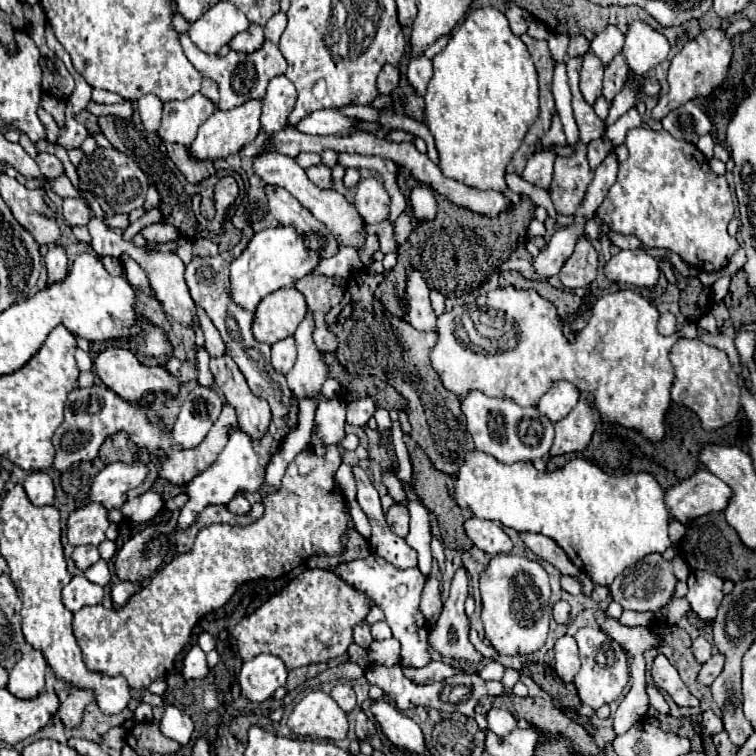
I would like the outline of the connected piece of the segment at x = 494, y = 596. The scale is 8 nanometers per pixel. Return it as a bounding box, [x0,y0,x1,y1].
[480,553,550,655]

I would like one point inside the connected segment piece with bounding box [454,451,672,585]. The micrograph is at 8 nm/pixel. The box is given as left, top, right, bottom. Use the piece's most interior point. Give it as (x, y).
(604, 523)

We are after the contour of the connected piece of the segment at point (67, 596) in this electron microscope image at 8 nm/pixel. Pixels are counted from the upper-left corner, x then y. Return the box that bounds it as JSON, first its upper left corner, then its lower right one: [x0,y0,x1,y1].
[62,575,102,611]

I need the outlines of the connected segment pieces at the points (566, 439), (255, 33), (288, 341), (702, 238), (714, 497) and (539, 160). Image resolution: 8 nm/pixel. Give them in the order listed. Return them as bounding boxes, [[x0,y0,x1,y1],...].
[[550,393,598,455],[228,23,264,53],[272,337,296,373],[596,127,740,271],[666,467,732,525],[522,149,556,189]]

